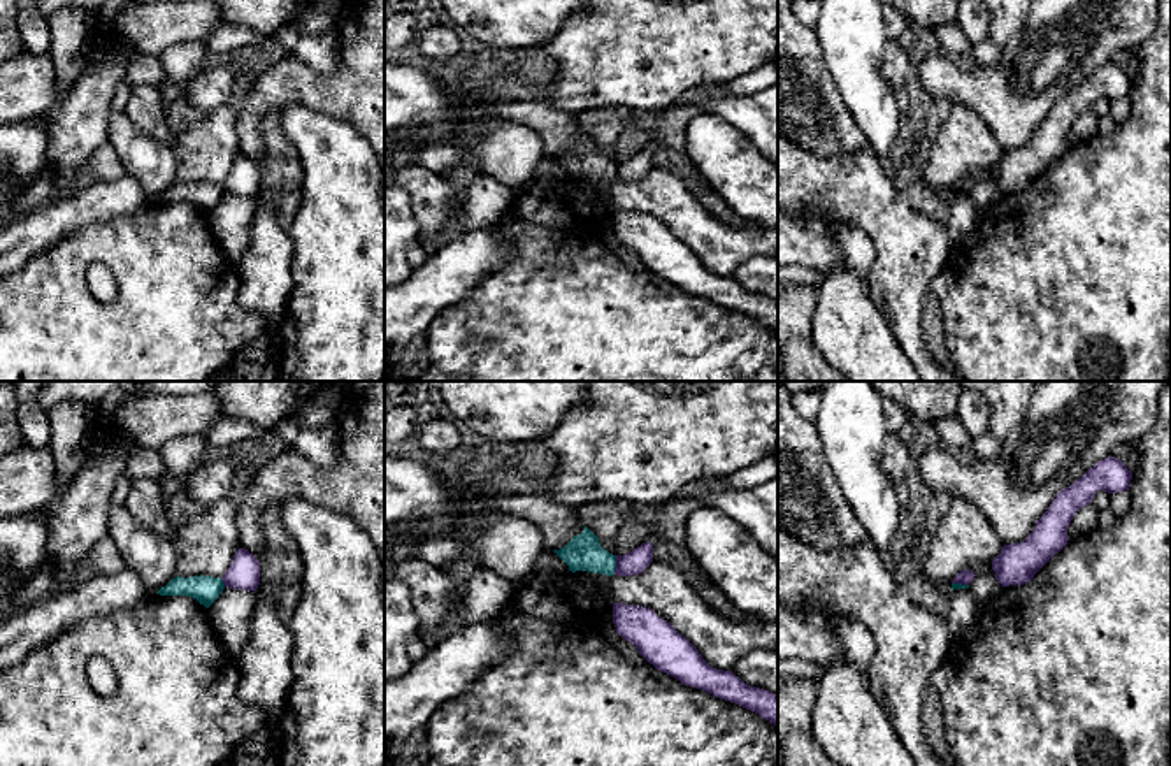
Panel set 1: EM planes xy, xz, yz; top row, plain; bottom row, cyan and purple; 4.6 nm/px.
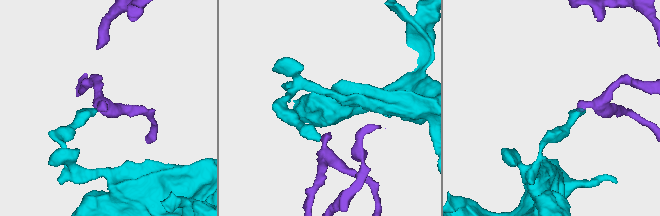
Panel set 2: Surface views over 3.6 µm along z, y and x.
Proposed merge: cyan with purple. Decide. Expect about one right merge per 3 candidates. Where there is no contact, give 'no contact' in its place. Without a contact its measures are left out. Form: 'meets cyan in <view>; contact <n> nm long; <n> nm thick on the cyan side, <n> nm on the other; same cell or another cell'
meets cyan in xz; contact 90 nm long; 170 nm thick on the cyan side, 110 nm on the other; another cell

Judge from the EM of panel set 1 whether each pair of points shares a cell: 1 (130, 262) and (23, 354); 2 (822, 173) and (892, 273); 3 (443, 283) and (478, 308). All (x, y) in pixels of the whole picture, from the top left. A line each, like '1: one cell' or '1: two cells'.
1: one cell
2: one cell
3: two cells

